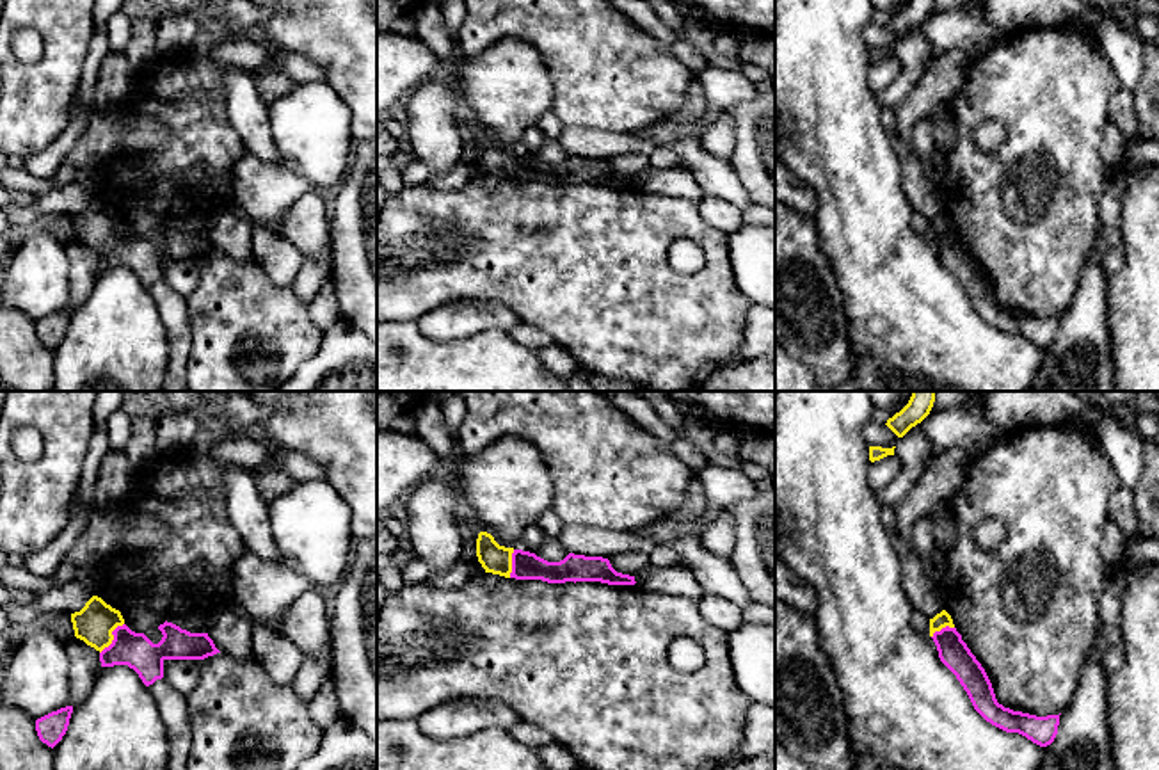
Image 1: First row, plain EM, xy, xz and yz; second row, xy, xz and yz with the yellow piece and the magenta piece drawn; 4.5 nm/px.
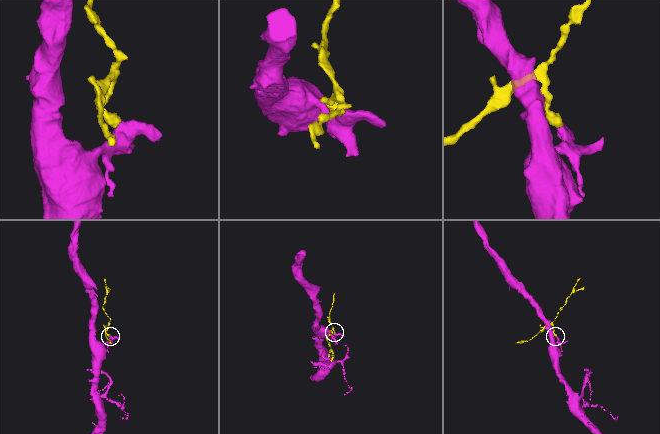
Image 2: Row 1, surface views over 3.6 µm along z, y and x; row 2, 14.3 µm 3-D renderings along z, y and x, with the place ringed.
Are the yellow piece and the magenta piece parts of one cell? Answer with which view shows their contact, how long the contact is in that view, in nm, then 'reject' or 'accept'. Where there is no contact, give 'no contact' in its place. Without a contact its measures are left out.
meets yellow in xy; contact 180 nm long; accept

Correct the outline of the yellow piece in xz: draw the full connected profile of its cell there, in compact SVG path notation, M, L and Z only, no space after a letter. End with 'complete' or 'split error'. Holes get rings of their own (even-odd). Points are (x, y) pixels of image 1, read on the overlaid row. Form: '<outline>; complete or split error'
M487 532L476 539L476 557L485 573L516 580L542 580L548 583L601 582L608 585L635 585L635 576L617 573L608 558L569 553L560 562L548 562L535 553L500 546Z; split error

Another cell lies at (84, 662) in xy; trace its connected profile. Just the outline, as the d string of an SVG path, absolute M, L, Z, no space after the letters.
M73 637L66 644L69 706L84 704L100 672L100 651Z

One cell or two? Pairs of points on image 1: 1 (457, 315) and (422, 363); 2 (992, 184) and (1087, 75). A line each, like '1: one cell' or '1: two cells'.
1: two cells
2: one cell

